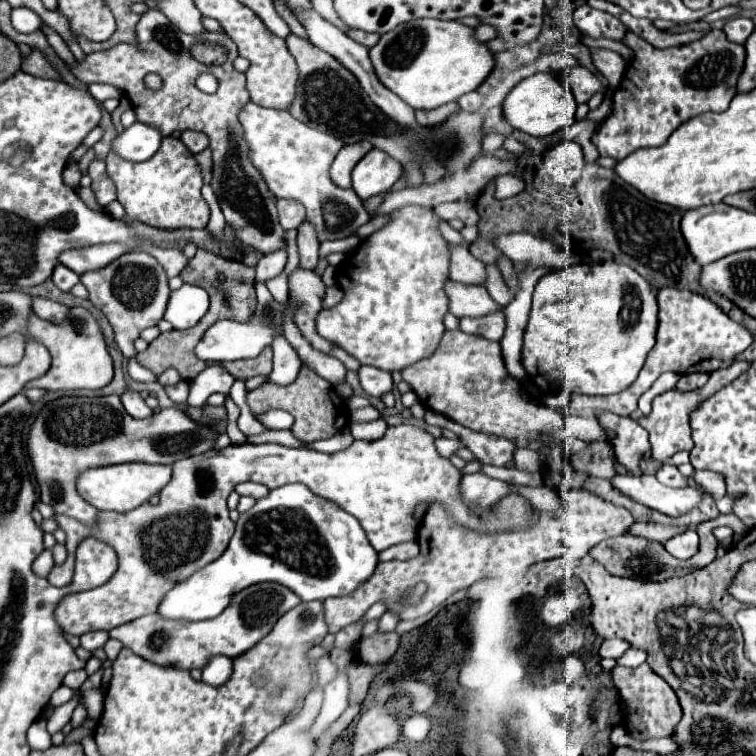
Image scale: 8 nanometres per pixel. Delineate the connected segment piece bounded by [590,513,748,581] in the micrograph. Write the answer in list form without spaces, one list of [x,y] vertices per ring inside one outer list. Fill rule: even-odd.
[[[733,513],[720,514],[718,517],[712,519],[712,521],[700,523],[700,525],[696,527],[696,533],[700,535],[700,553],[698,553],[696,557],[688,559],[688,561],[676,561],[672,555],[668,555],[668,551],[664,549],[662,543],[648,541],[648,539],[644,539],[644,537],[634,537],[634,535],[624,535],[624,537],[604,539],[604,541],[600,541],[598,545],[594,545],[594,547],[590,549],[590,555],[592,555],[592,553],[598,553],[598,555],[592,555],[592,557],[594,557],[598,563],[602,563],[604,569],[606,569],[610,575],[618,575],[618,577],[660,581],[660,579],[668,579],[668,577],[688,575],[690,571],[694,571],[694,569],[698,569],[698,567],[704,567],[704,565],[708,565],[708,563],[714,561],[718,541],[714,539],[712,529],[719,526],[731,527],[735,534],[740,534],[748,530],[742,521],[740,521],[740,519],[738,519]]]

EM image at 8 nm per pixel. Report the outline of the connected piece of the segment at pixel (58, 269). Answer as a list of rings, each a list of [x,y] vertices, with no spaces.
[[[58,263],[58,265],[54,267],[52,281],[56,283],[58,289],[62,289],[62,291],[70,291],[70,289],[80,281],[80,277],[78,277],[76,273],[72,273],[72,269],[68,269],[68,267],[64,267],[64,265]]]

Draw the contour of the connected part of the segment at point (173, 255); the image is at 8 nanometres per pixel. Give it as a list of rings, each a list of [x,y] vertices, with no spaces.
[[[142,245],[142,249],[152,253],[160,261],[168,277],[176,277],[180,269],[184,269],[184,265],[188,263],[188,259],[182,255],[180,249],[160,249],[156,245]]]

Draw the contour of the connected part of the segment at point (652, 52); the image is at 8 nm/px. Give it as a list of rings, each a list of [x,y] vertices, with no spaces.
[[[718,29],[706,31],[700,39],[692,43],[668,49],[652,47],[648,41],[632,31],[626,31],[622,43],[634,55],[628,61],[624,79],[612,95],[612,113],[600,123],[600,127],[592,135],[592,143],[596,145],[600,157],[612,157],[620,161],[638,147],[660,147],[678,125],[706,111],[724,111],[736,95],[736,79],[744,69],[744,47],[730,43]]]

